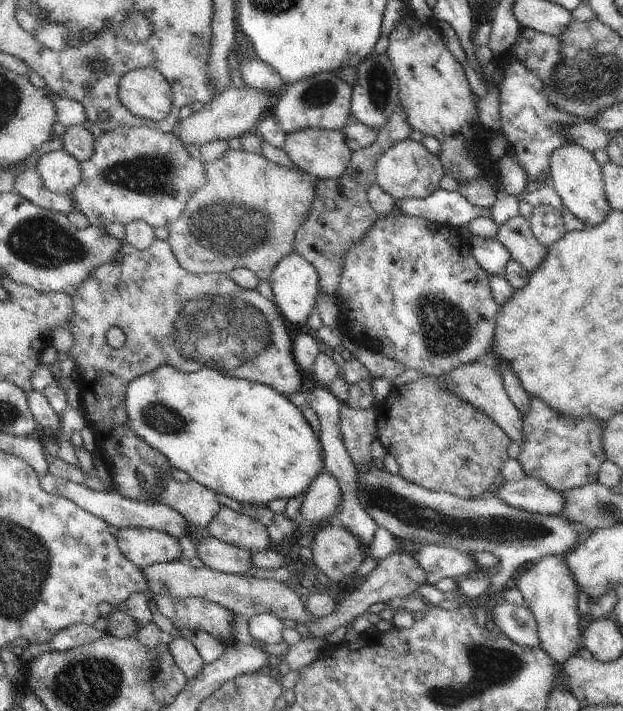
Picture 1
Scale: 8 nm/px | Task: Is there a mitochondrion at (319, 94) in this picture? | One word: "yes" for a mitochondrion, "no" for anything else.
yes

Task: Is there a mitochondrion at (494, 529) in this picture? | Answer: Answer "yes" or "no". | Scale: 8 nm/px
yes

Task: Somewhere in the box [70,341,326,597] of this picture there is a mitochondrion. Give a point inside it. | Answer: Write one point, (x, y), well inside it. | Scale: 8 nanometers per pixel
(158, 416)

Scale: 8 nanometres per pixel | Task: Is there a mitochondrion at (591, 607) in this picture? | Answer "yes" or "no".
no

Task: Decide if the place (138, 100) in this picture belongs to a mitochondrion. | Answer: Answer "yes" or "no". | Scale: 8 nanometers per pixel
no

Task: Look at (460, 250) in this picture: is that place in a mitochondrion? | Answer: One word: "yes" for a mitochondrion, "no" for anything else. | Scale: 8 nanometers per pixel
no

